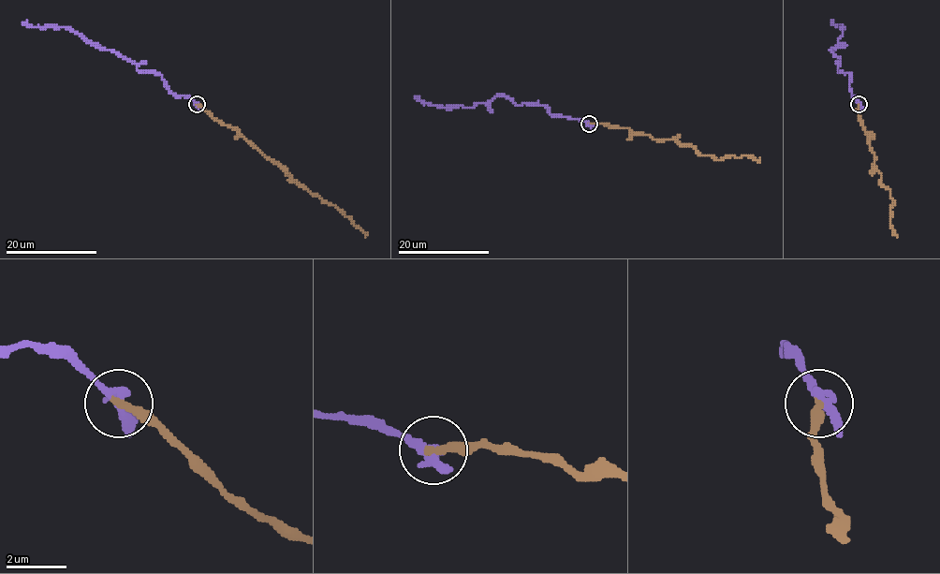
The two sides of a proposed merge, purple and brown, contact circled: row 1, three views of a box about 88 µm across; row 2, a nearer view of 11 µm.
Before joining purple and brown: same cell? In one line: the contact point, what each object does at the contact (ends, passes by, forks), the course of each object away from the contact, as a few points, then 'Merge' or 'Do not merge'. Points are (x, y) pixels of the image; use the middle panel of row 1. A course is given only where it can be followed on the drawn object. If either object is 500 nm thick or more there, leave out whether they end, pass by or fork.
Place: (589, 124). At the ring purple passes by. At the ring brown ends. Course of purple: (589, 124), (552, 114), (544, 106), (519, 104), (503, 95), (470, 107), (438, 107), (421, 103), (414, 95). Course of brown: (589, 124), (607, 124), (657, 139), (674, 139), (715, 159), (730, 155), (760, 158). Merge

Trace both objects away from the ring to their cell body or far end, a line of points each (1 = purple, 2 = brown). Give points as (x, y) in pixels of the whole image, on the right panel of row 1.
1: (859, 104), (849, 88), (849, 74), (839, 72), (839, 59), (830, 50), (837, 44), (842, 26), (830, 22)
2: (859, 104), (859, 119), (882, 176), (880, 183), (894, 201), (890, 208), (893, 235)

